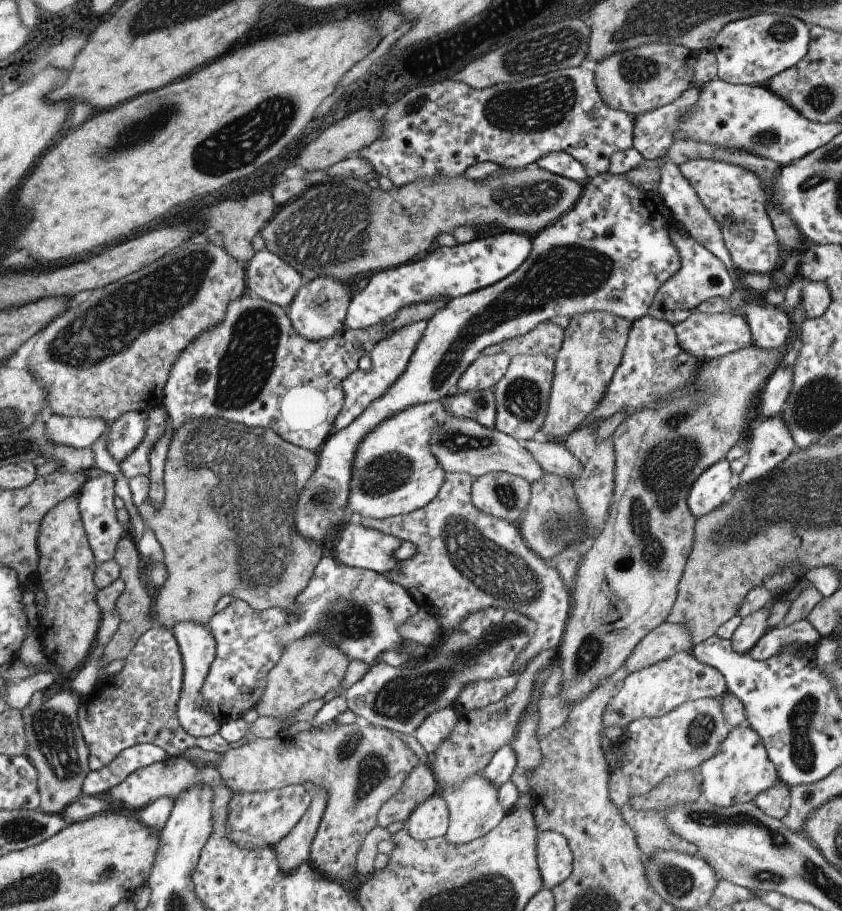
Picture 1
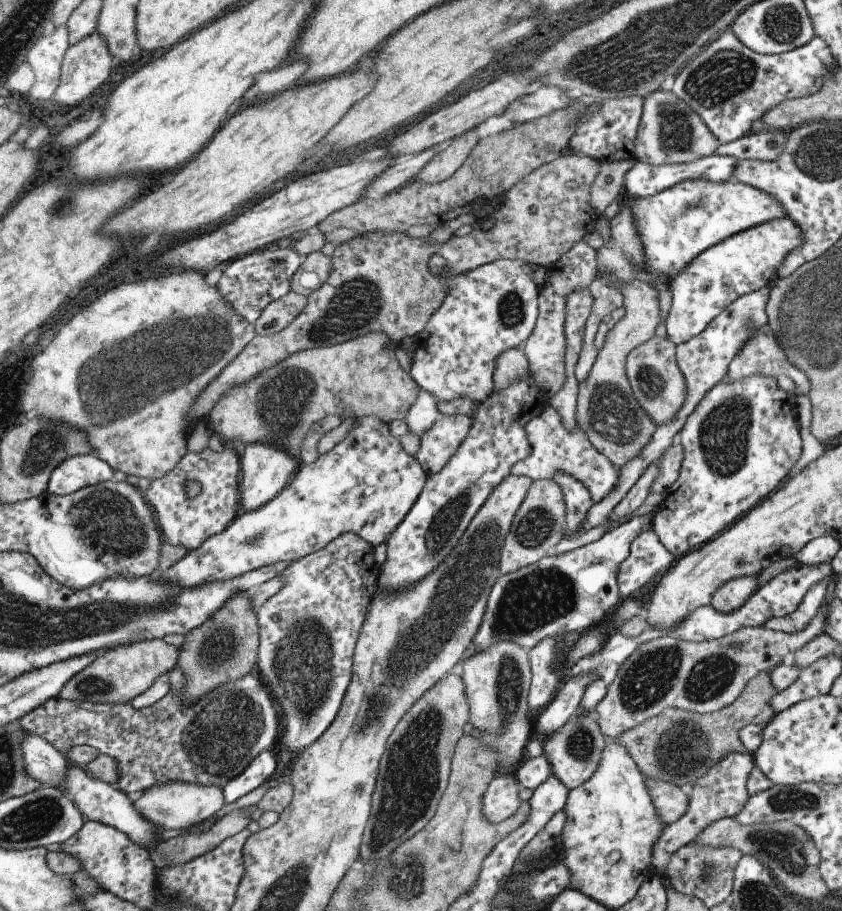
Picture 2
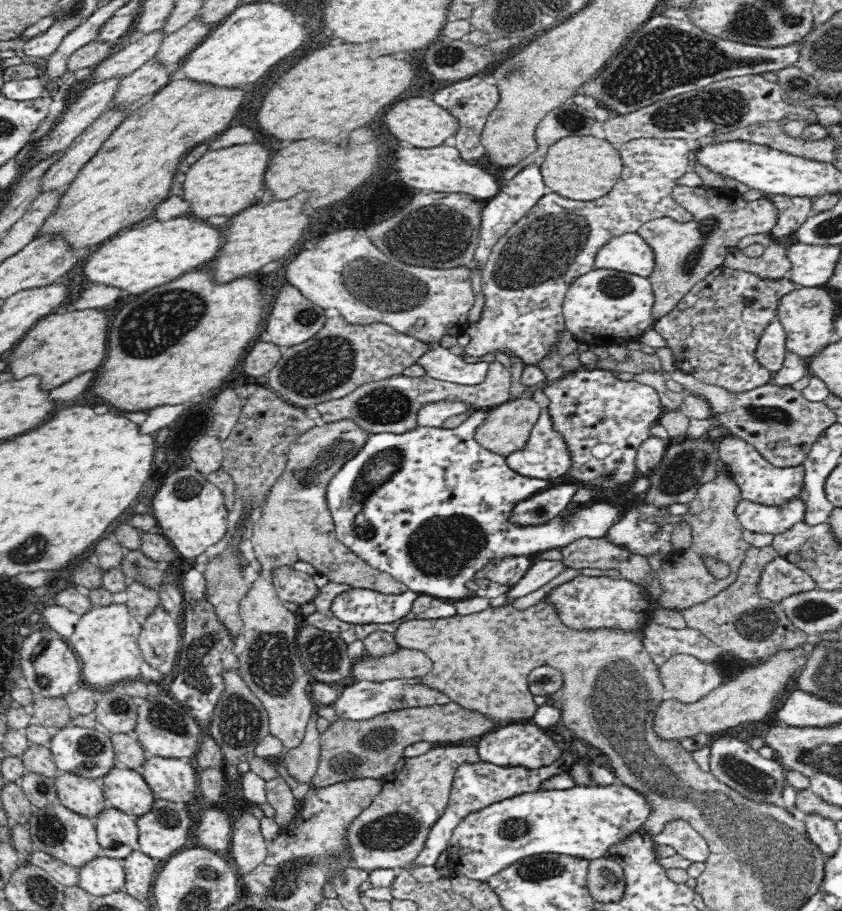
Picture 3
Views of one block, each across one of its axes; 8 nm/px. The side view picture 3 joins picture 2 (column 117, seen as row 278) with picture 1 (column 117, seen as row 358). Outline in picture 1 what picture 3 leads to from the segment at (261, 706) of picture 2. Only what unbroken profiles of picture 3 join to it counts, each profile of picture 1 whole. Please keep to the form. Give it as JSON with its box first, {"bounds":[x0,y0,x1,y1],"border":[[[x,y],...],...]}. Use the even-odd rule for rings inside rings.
{"bounds":[78,624,194,770],"border":[[[154,624],[136,642],[136,646],[130,650],[125,660],[126,664],[118,674],[99,678],[94,689],[87,694],[86,700],[78,708],[78,724],[88,746],[88,766],[91,770],[101,770],[125,749],[139,743],[158,745],[167,752],[168,757],[180,759],[184,753],[182,751],[194,740],[182,729],[178,721],[178,698],[184,686],[184,662],[173,632],[162,628],[160,624]]]}

